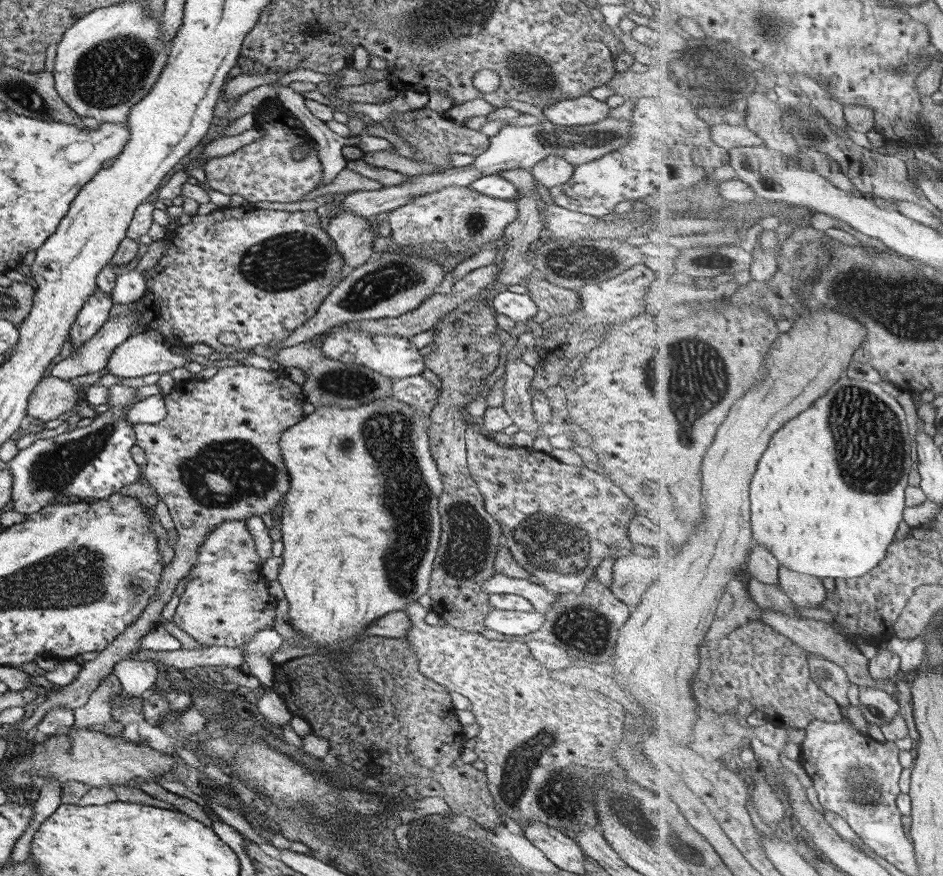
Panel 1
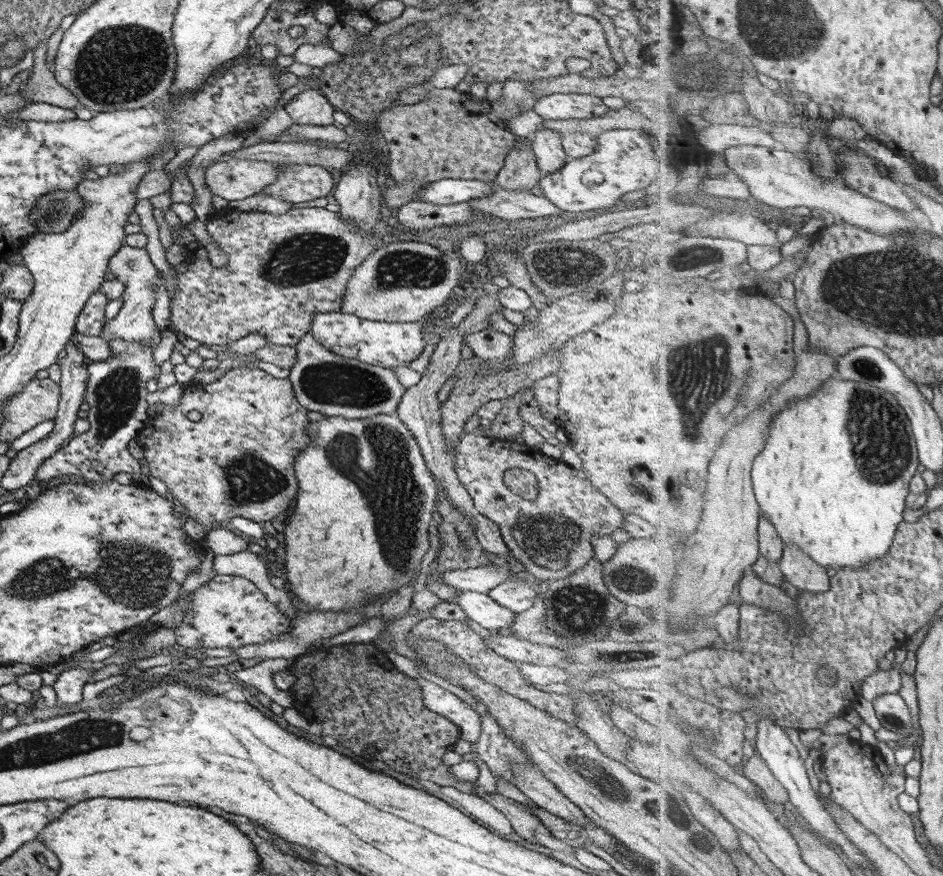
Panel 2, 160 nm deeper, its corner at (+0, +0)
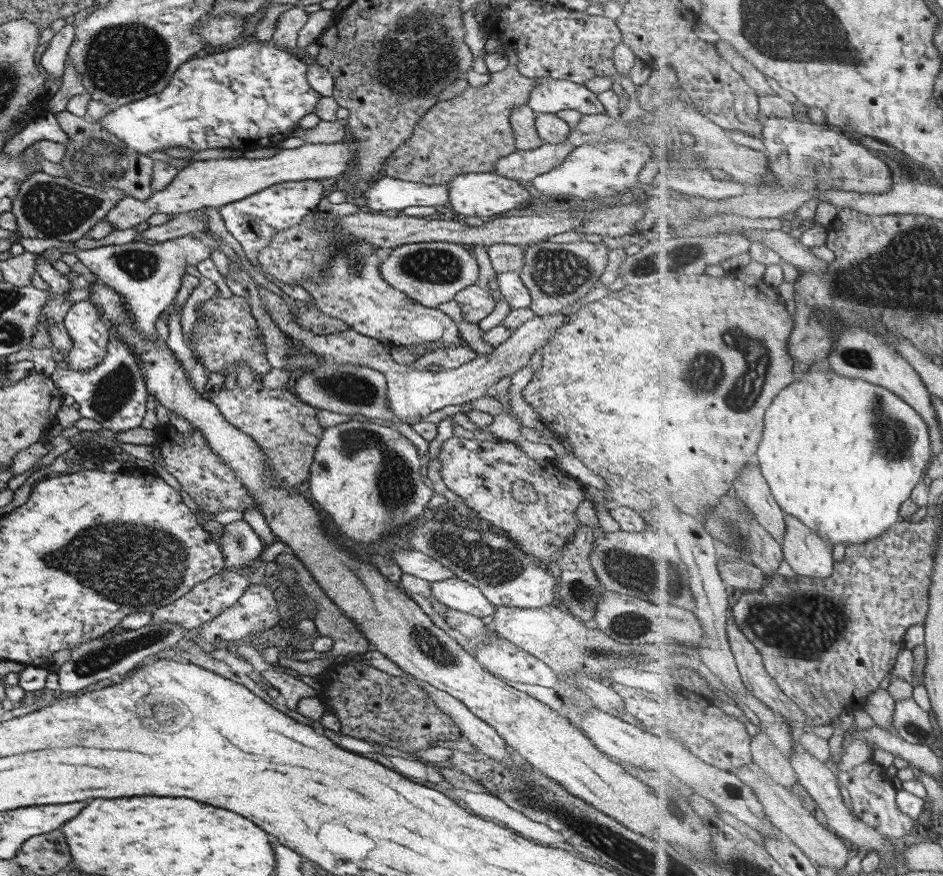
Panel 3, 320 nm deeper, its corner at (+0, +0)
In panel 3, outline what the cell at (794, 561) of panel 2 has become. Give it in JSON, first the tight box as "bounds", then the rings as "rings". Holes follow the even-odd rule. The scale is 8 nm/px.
{"bounds":[782,514,836,579],"rings":[[[786,514],[785,520],[786,533],[782,549],[786,562],[797,576],[828,579],[836,566],[834,544],[791,514]]]}

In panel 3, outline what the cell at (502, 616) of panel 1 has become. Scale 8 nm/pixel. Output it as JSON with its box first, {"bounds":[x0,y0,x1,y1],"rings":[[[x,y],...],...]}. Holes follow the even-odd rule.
{"bounds":[429,577,493,616],"rings":[[[449,577],[429,583],[431,594],[437,602],[441,602],[449,609],[455,609],[473,616],[492,615],[493,606],[472,584]]]}

